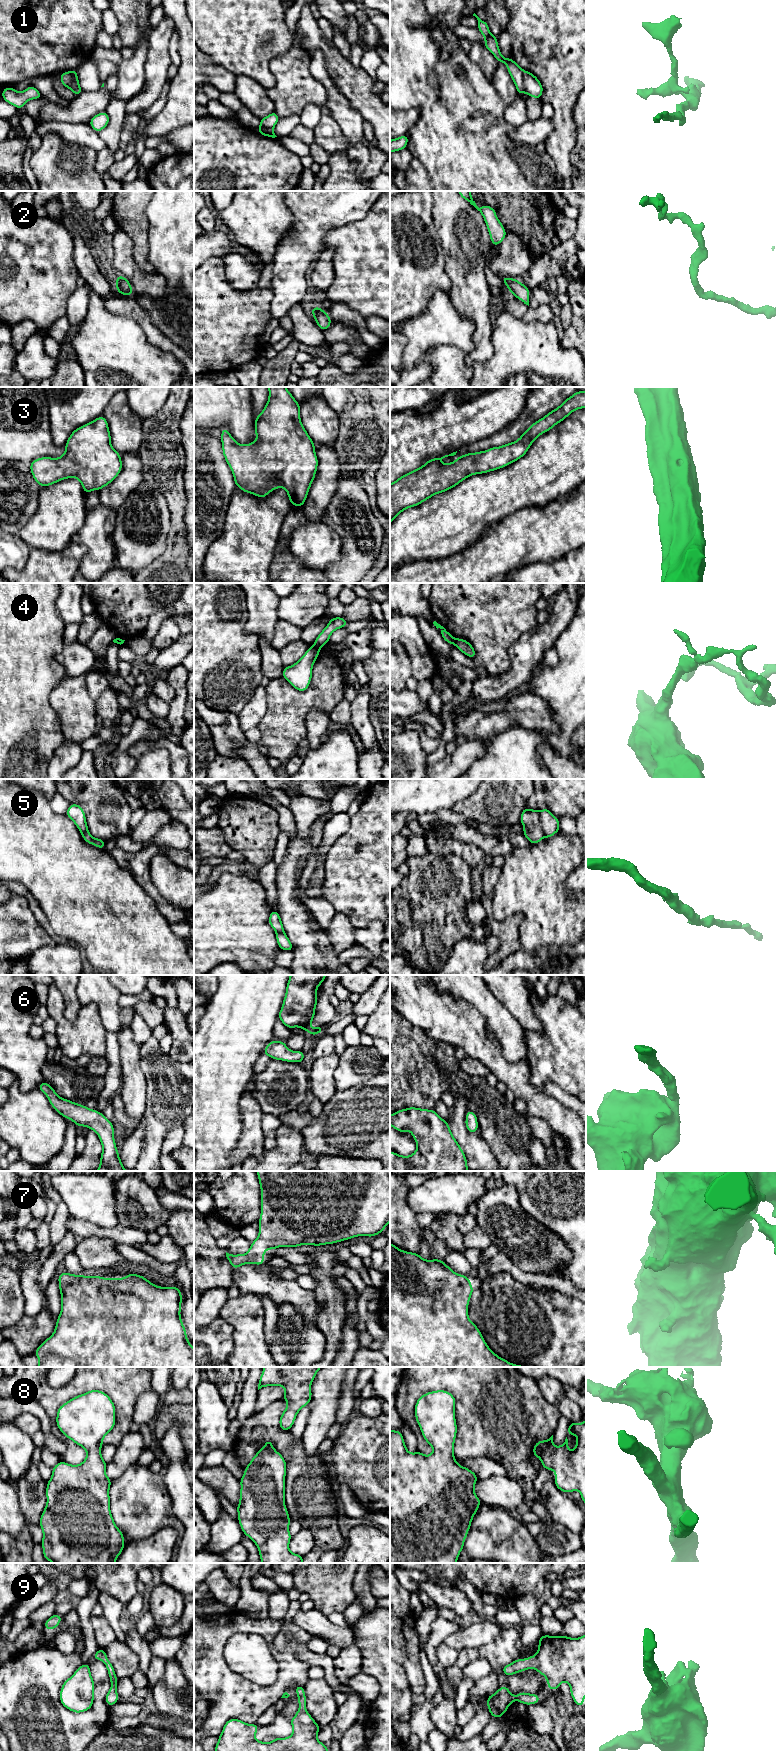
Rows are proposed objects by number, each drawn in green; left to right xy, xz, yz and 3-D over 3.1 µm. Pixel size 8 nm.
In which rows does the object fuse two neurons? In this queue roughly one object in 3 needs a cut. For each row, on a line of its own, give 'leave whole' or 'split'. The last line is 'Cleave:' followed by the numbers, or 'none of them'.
1: split
2: leave whole
3: leave whole
4: split
5: leave whole
6: leave whole
7: leave whole
8: leave whole
9: leave whole
Cleave: 1, 4

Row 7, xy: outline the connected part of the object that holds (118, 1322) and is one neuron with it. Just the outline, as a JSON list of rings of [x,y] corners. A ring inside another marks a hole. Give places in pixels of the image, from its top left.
[[[67,1272],[58,1276],[61,1293],[61,1312],[57,1318],[53,1334],[41,1343],[35,1355],[39,1359],[37,1367],[194,1367],[194,1348],[187,1339],[180,1311],[182,1294],[178,1287],[160,1287],[138,1274],[126,1274],[125,1278],[103,1278],[102,1276],[74,1275]]]

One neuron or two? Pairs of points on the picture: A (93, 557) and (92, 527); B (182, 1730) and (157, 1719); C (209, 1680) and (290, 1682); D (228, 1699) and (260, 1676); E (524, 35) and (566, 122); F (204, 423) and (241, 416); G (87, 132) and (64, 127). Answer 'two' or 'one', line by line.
A: one
B: one
C: one
D: two
E: one
F: one
G: one

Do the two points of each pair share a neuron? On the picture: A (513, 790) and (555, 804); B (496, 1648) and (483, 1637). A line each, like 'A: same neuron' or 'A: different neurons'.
A: different neurons
B: different neurons

